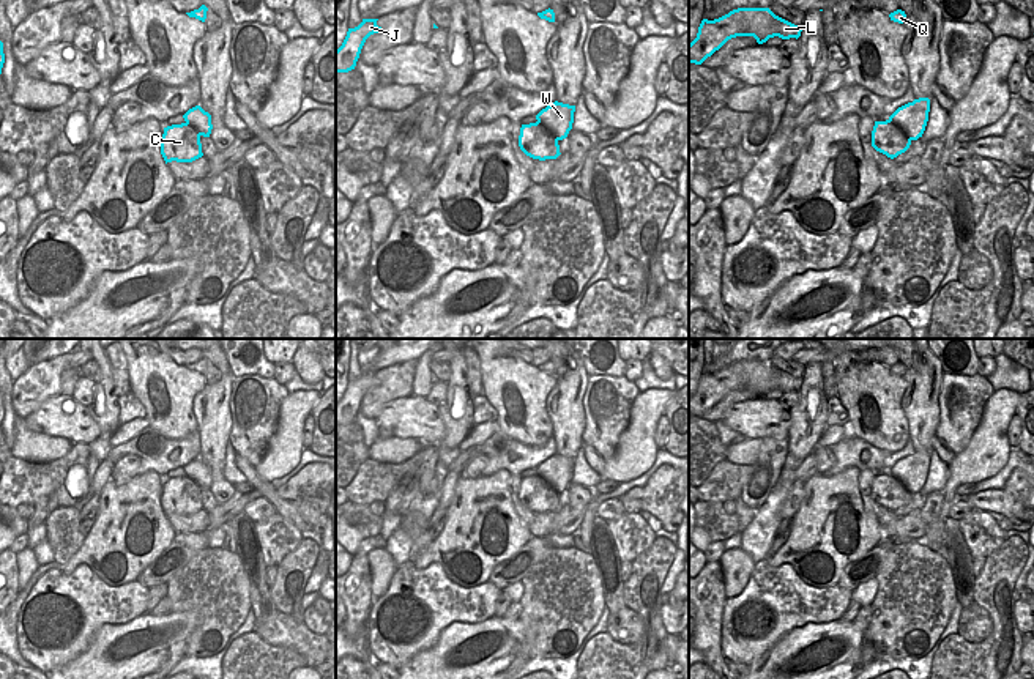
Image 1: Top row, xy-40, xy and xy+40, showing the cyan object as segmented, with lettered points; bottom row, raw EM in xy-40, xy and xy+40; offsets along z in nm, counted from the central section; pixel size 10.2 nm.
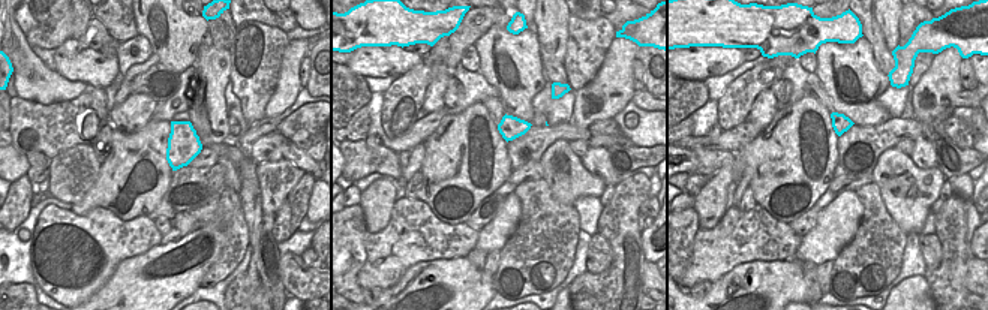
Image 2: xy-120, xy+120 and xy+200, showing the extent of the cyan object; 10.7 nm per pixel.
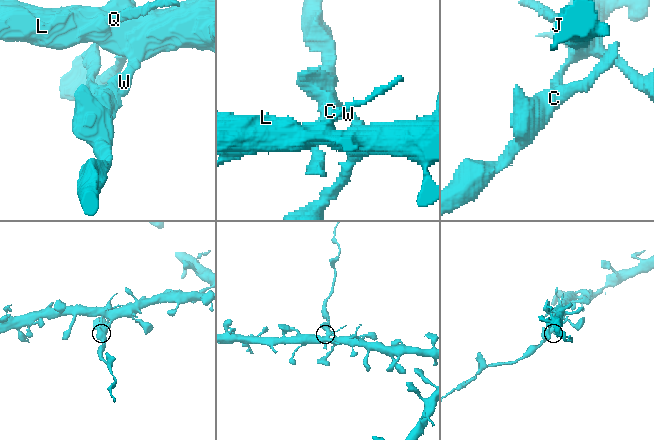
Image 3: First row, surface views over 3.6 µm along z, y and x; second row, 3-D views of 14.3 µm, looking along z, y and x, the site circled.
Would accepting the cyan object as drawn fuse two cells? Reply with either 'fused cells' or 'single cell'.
fused cells

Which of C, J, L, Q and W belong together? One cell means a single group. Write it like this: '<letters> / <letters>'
C / J L Q W

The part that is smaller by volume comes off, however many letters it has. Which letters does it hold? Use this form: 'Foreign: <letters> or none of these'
Foreign: C

